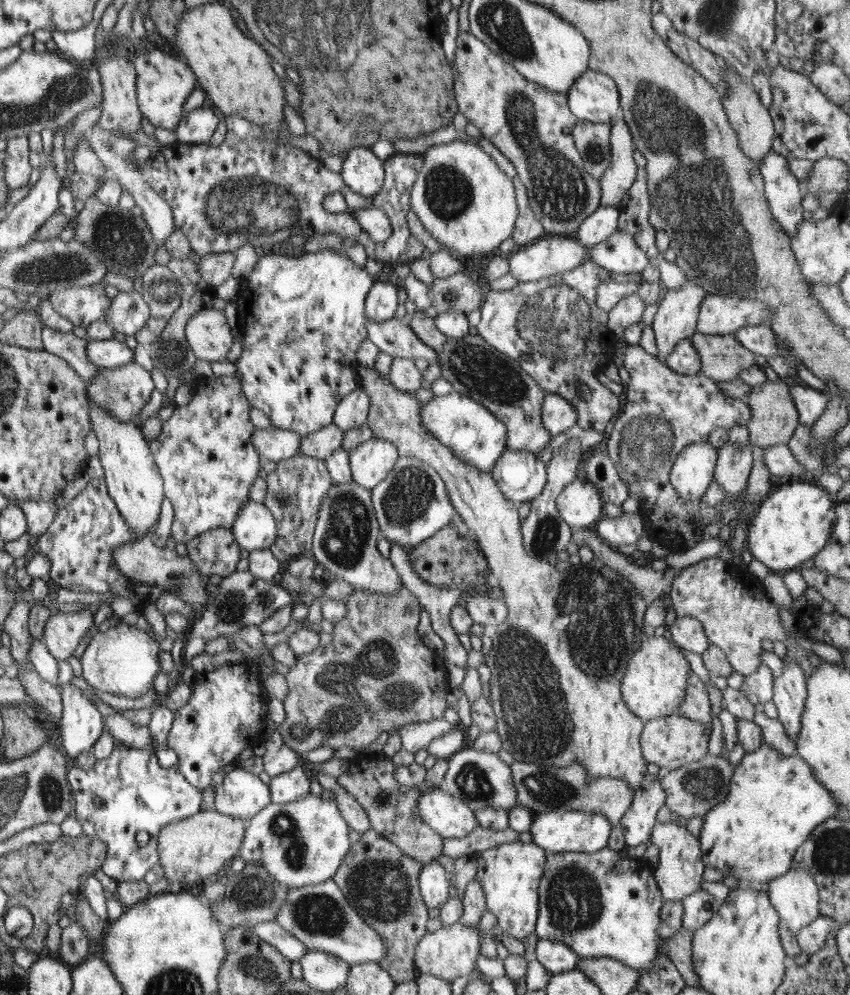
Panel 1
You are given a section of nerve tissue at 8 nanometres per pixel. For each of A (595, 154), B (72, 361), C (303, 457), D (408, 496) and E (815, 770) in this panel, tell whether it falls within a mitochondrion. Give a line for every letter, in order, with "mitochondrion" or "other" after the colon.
A: mitochondrion
B: other
C: other
D: mitochondrion
E: other

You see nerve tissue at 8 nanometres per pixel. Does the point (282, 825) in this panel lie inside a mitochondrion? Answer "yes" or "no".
yes

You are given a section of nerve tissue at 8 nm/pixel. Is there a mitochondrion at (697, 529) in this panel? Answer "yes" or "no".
no

